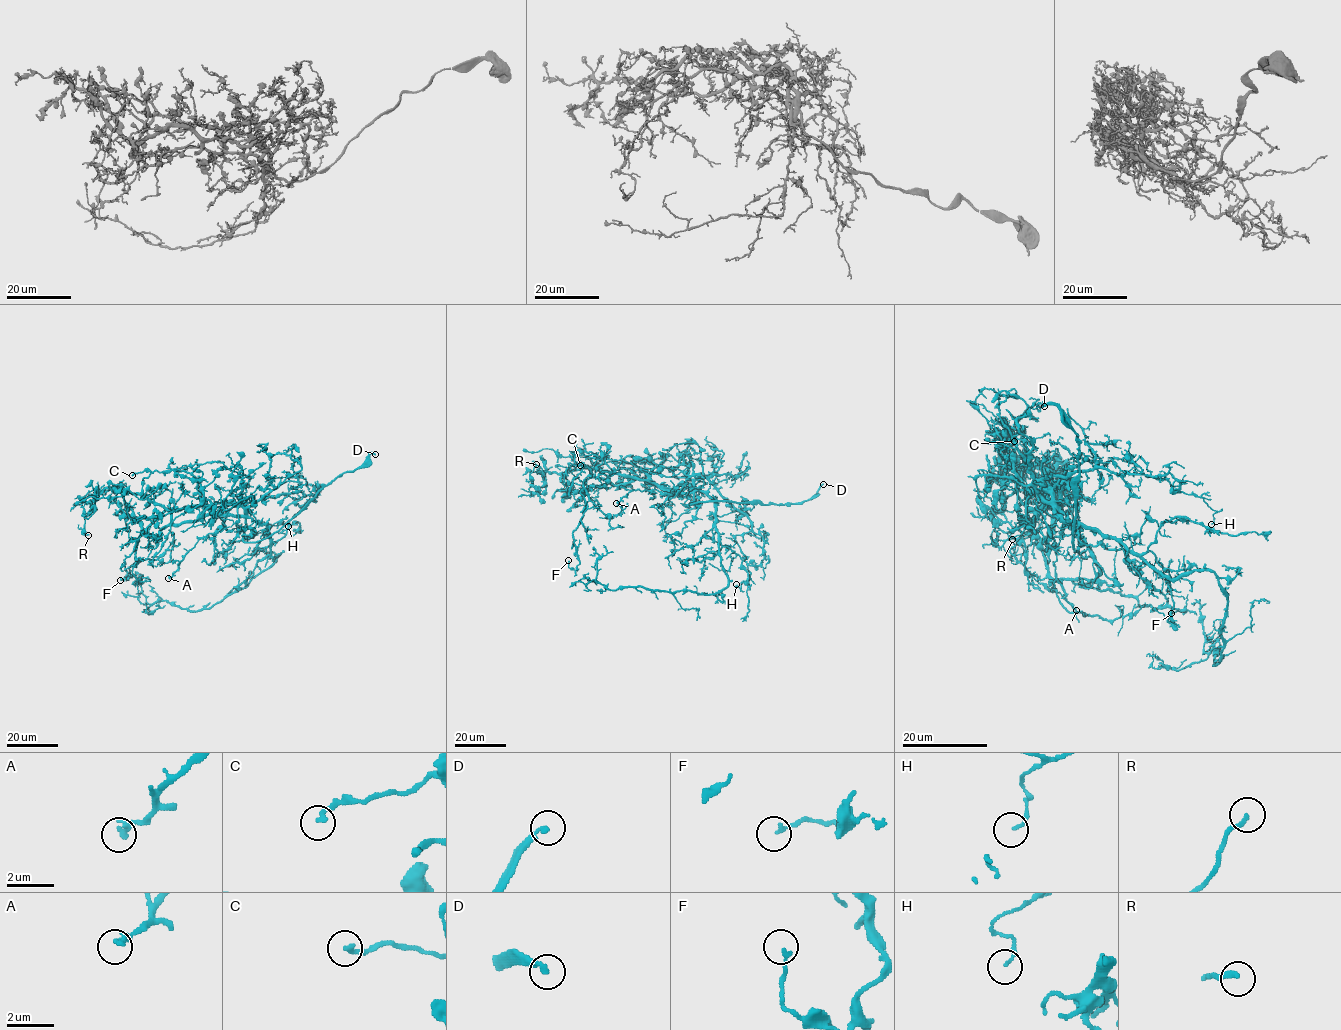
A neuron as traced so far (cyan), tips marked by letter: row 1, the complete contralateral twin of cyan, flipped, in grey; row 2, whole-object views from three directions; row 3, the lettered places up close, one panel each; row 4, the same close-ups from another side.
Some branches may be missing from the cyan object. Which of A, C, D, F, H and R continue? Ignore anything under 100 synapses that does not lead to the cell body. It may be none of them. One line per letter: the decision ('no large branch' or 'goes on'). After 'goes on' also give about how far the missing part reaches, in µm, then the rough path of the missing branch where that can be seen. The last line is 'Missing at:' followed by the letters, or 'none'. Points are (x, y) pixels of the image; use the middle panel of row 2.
A: no large branch
C: no large branch
D: goes on | 35 µm | (823, 484), (844, 484), (877, 511), (882, 518), (880, 520)
F: no large branch
H: no large branch
R: no large branch
Missing at: D

